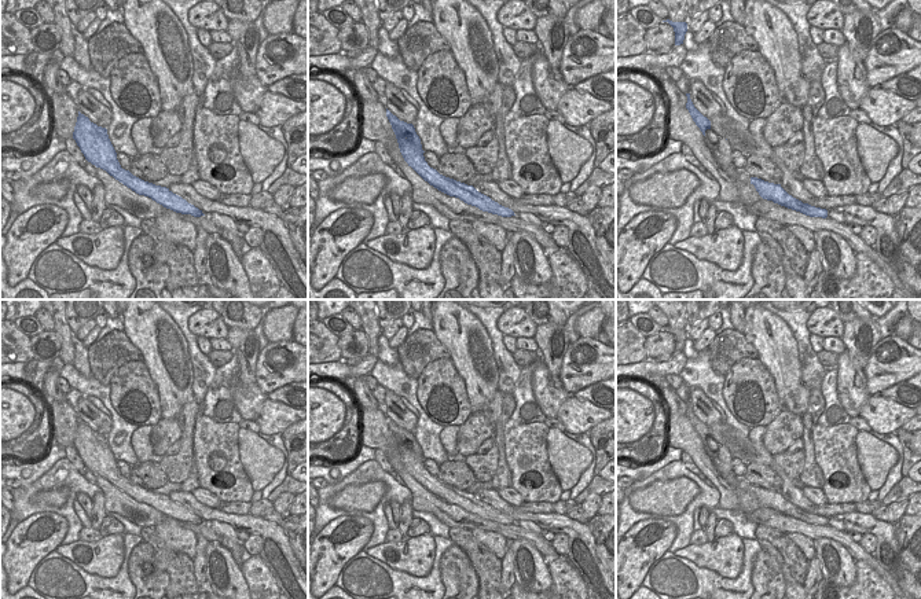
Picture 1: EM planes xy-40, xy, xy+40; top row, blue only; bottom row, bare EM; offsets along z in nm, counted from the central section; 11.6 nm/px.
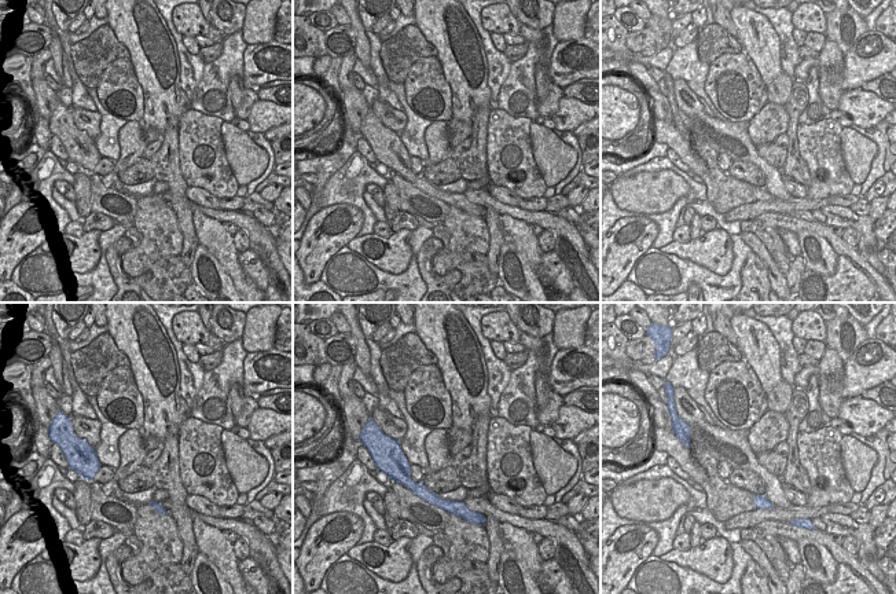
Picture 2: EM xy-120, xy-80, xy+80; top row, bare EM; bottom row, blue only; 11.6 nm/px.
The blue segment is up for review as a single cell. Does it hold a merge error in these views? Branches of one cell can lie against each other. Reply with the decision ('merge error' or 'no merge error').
merge error

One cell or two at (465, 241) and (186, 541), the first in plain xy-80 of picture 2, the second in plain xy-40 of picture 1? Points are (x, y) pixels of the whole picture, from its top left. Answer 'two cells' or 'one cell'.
one cell

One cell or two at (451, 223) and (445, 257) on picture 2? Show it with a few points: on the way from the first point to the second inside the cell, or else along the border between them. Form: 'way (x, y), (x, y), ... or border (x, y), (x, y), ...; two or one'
way (455, 231), (454, 249); one

